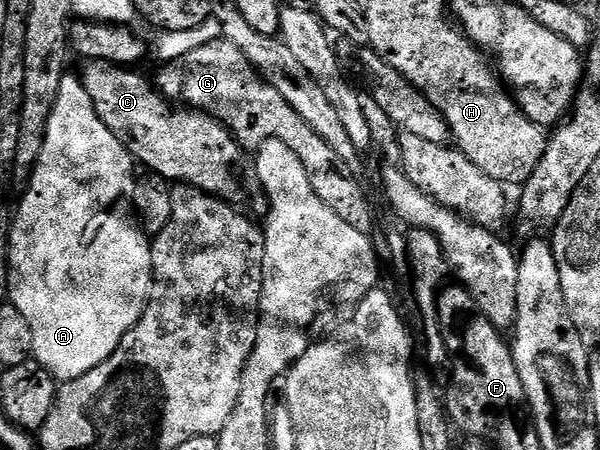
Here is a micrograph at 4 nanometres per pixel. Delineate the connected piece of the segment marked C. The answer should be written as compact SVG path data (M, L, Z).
M90 60L84 66L79 75L87 94L91 94L91 102L95 102L95 114L123 142L138 165L146 164L150 173L167 181L189 184L217 196L250 217L266 215L269 199L256 175L251 174L250 165L248 168L241 164L237 168L243 149L224 124L198 109L171 106L157 91L154 81L140 76L132 67L102 60Z

